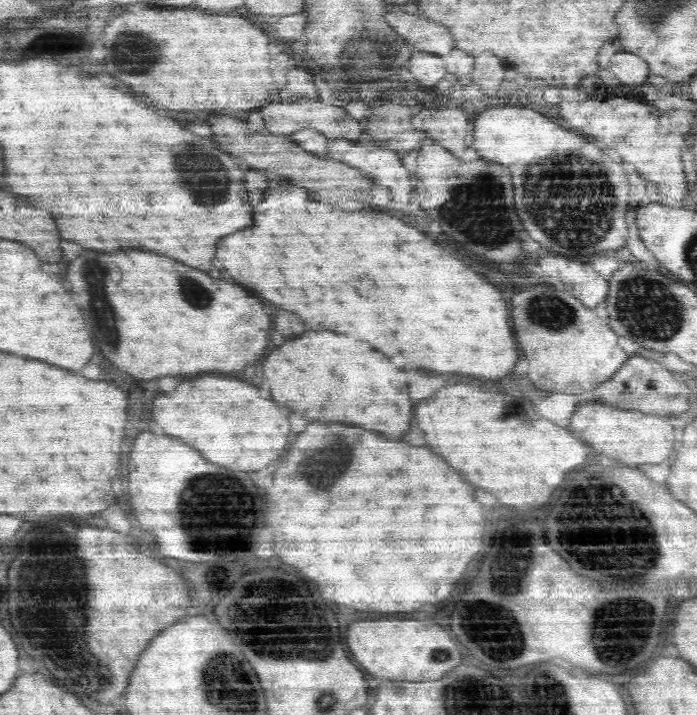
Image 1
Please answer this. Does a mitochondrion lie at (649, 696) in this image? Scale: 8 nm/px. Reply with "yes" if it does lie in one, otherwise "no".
no

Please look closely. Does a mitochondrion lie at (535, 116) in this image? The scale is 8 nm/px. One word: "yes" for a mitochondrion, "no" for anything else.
no

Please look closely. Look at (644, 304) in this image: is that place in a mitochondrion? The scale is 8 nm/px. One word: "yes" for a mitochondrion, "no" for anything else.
yes

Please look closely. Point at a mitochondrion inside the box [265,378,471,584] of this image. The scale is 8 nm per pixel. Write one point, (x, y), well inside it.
(335, 446)

